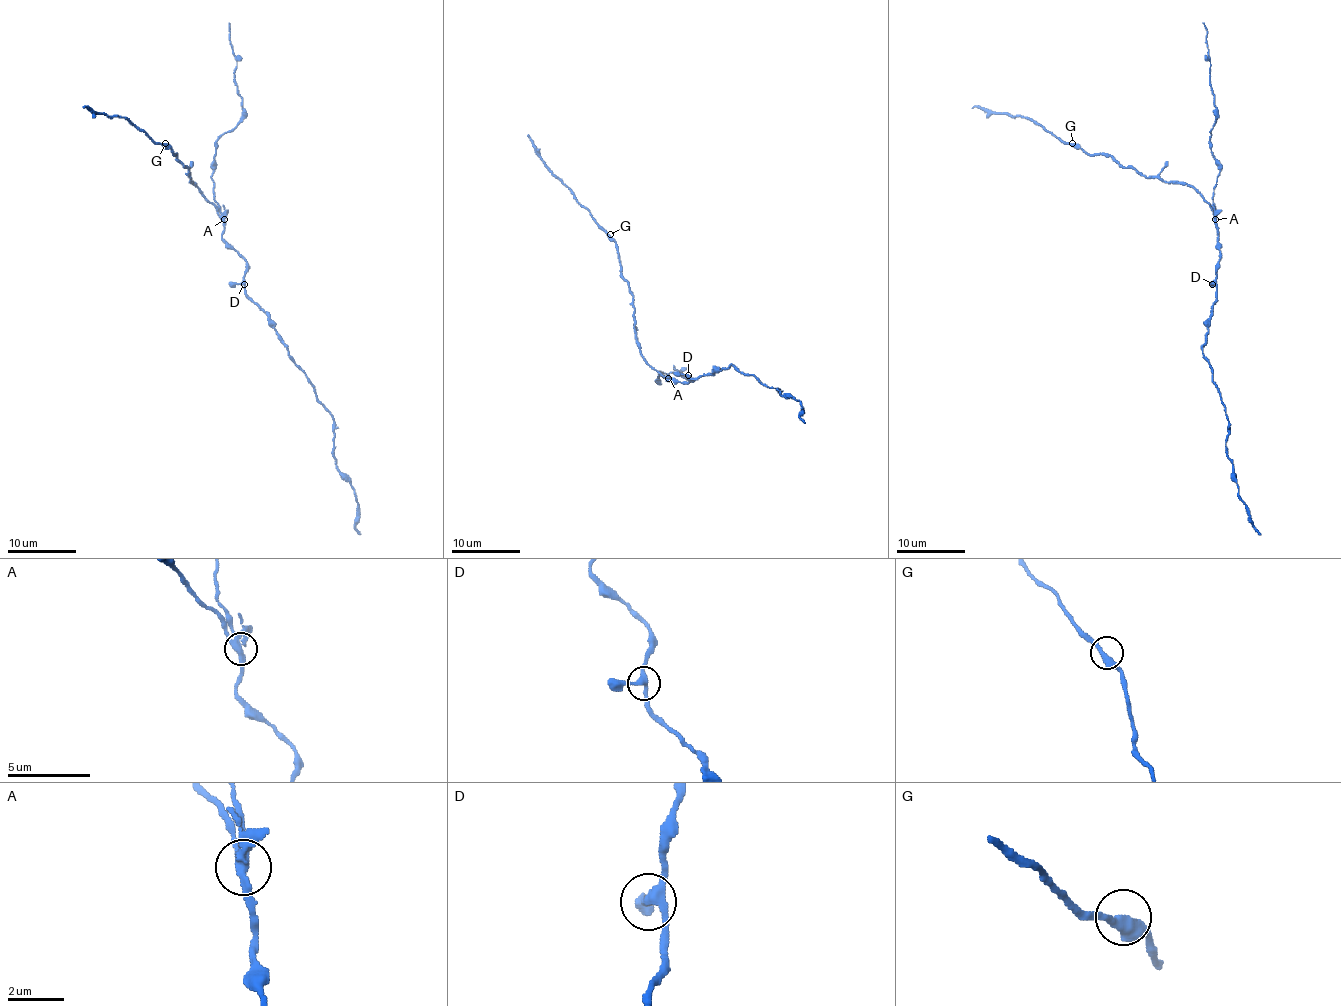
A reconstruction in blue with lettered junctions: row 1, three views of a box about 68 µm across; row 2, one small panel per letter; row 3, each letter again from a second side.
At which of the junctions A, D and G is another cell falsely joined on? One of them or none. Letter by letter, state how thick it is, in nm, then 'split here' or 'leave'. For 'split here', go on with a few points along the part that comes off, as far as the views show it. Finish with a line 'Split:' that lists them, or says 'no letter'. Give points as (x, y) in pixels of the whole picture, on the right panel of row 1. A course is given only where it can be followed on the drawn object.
A: 320 nm thick; split here; foreign part runs (1216, 219), (1212, 200), (1219, 162), (1210, 150), (1210, 128), (1217, 108), (1205, 43), (1207, 29), (1202, 22)
D: 280 nm thick; leave
G: 320 nm thick; leave
Split: A

